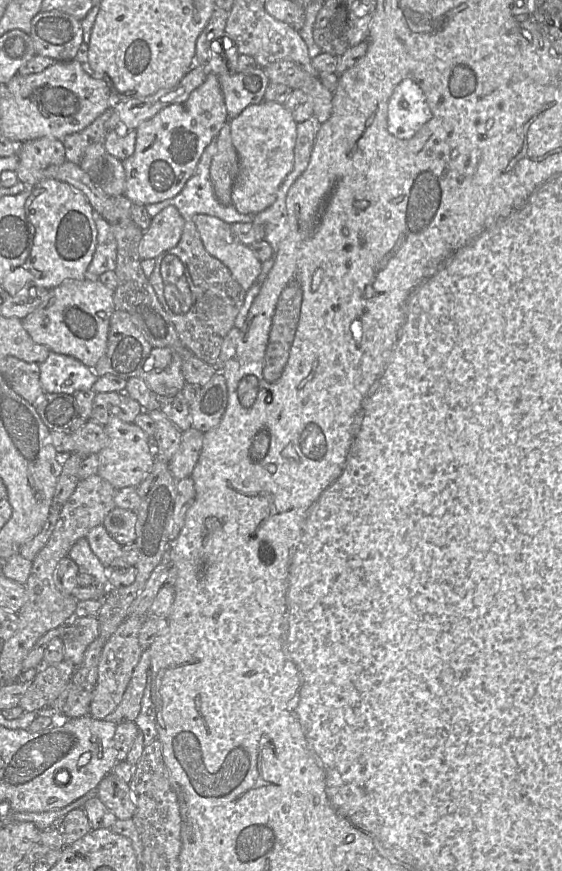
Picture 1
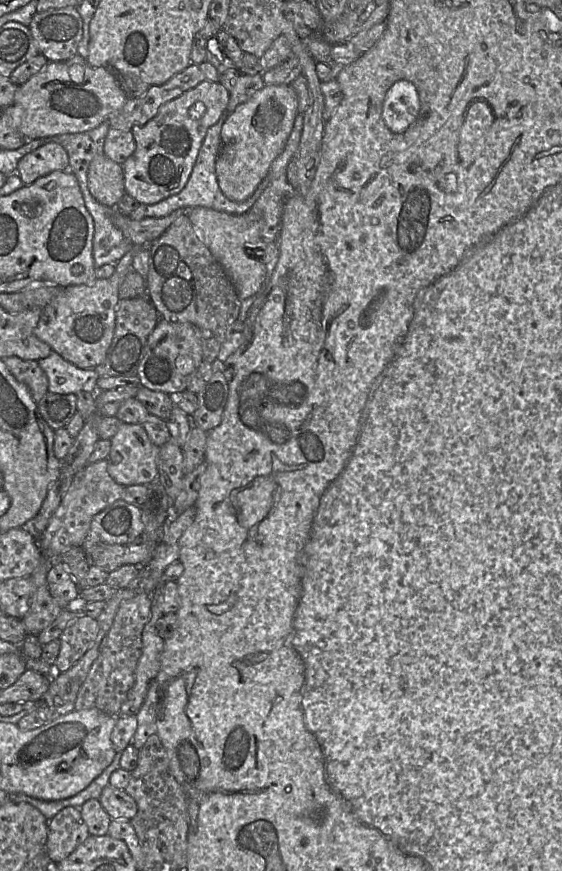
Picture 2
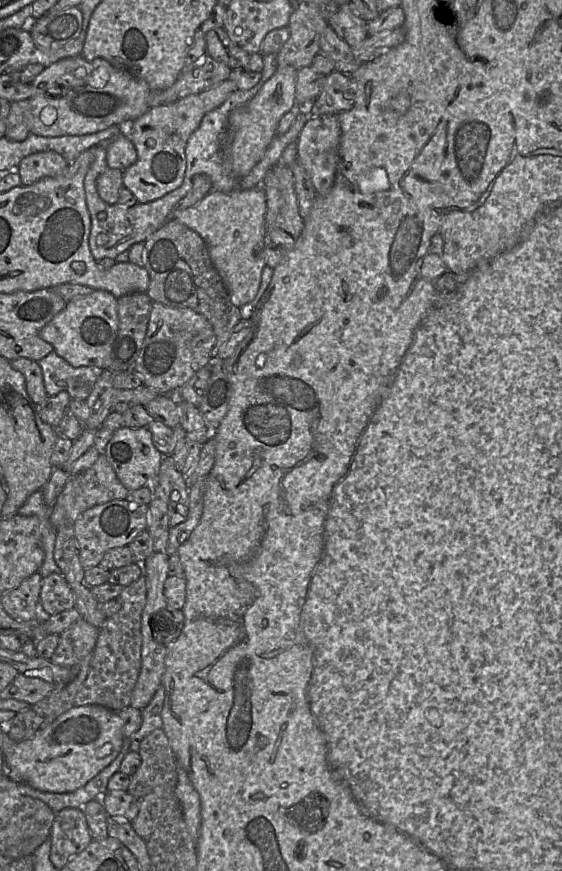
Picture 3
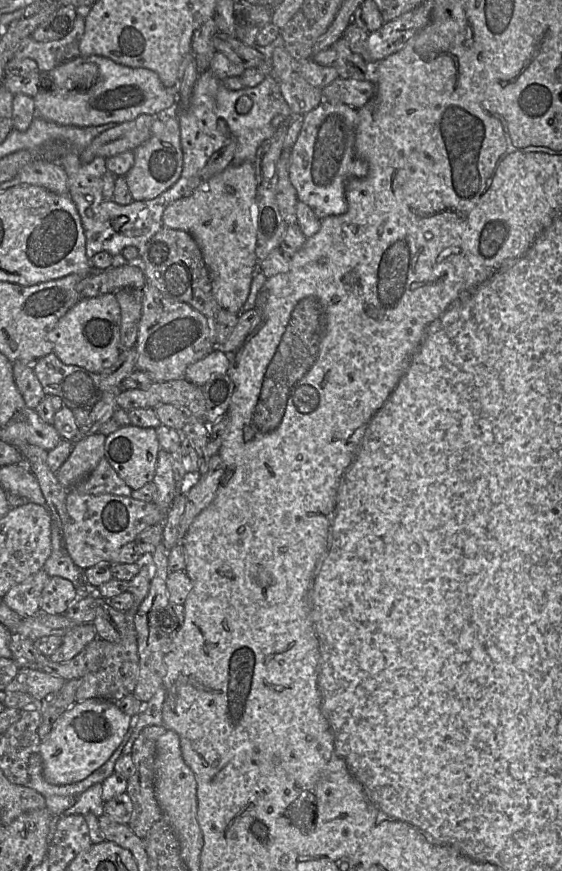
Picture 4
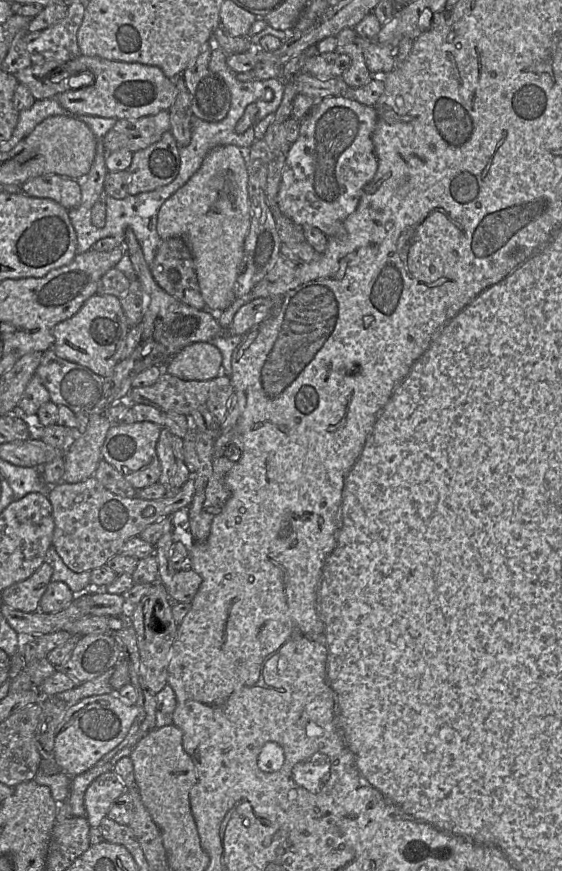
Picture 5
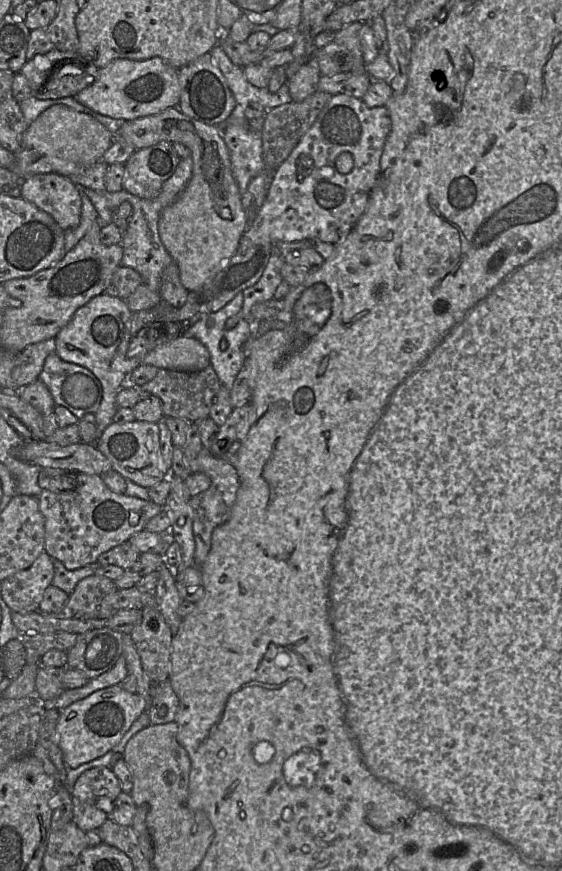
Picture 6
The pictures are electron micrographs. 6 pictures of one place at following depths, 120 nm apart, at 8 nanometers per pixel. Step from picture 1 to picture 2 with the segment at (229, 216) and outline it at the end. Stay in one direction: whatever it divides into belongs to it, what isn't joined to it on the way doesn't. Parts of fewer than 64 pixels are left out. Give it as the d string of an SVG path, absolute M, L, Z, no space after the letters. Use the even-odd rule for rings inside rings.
M225 111L220 117L220 119L214 125L209 127L209 129L207 130L206 135L201 144L201 147L199 149L192 172L184 188L179 193L169 196L158 203L150 205L139 204L138 207L129 214L129 217L131 219L141 220L144 218L161 218L177 209L189 210L190 208L195 208L195 207L205 207L216 211L225 212L228 214L240 215L247 212L254 205L254 203L258 200L263 191L269 185L269 179L266 178L266 176L260 182L255 192L247 200L243 202L234 202L226 198L218 185L215 163L220 147L222 126L227 117L228 117L228 112Z

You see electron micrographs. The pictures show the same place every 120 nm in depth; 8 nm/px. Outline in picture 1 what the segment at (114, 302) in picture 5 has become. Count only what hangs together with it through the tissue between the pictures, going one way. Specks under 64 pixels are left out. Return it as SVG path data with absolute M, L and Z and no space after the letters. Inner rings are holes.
M167 206L151 218L149 227L143 231L138 247L138 254L141 260L155 259L161 253L175 247L183 231L185 220L174 206ZM98 278L67 280L48 290L36 309L22 319L22 326L34 342L52 352L71 356L93 369L106 352L110 318L114 311L114 291Z

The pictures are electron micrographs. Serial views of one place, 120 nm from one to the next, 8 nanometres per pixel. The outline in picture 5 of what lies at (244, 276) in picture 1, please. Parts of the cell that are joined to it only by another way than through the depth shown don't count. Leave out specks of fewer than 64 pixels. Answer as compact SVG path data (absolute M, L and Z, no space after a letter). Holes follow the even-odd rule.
M234 145L212 149L195 174L160 207L157 232L161 240L179 237L189 247L206 310L215 315L236 299L235 282L250 227L246 151Z

